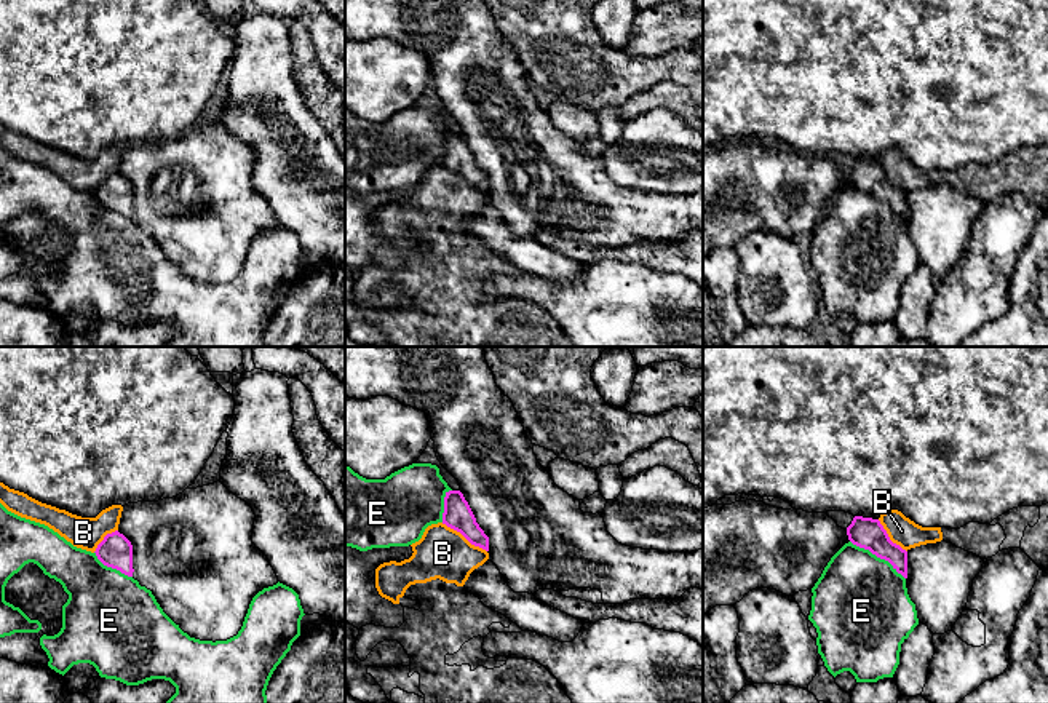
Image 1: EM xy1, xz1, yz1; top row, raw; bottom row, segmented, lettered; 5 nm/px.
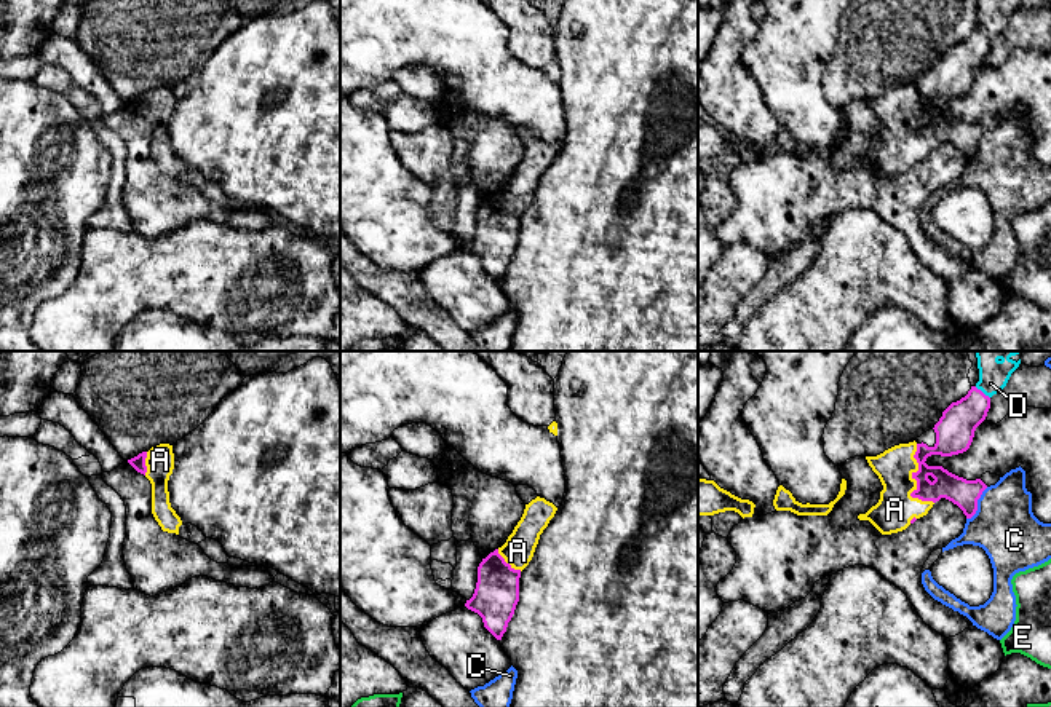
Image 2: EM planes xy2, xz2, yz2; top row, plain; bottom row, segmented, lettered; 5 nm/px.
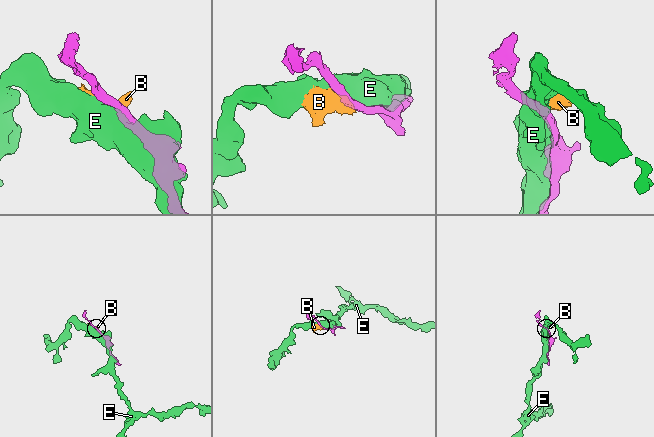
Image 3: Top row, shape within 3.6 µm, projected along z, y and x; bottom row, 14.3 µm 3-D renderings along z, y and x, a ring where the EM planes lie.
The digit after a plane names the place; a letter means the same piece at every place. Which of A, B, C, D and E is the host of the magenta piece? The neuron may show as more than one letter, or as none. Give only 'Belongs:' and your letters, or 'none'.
Belongs: A, D

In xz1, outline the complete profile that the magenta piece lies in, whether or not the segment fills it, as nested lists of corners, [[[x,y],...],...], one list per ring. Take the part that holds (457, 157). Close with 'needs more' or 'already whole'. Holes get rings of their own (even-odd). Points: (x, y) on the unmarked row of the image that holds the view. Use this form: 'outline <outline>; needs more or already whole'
outline [[[460,133],[446,134],[443,166],[460,174],[471,187],[489,193],[489,179],[476,165],[476,160]]]; already whole

